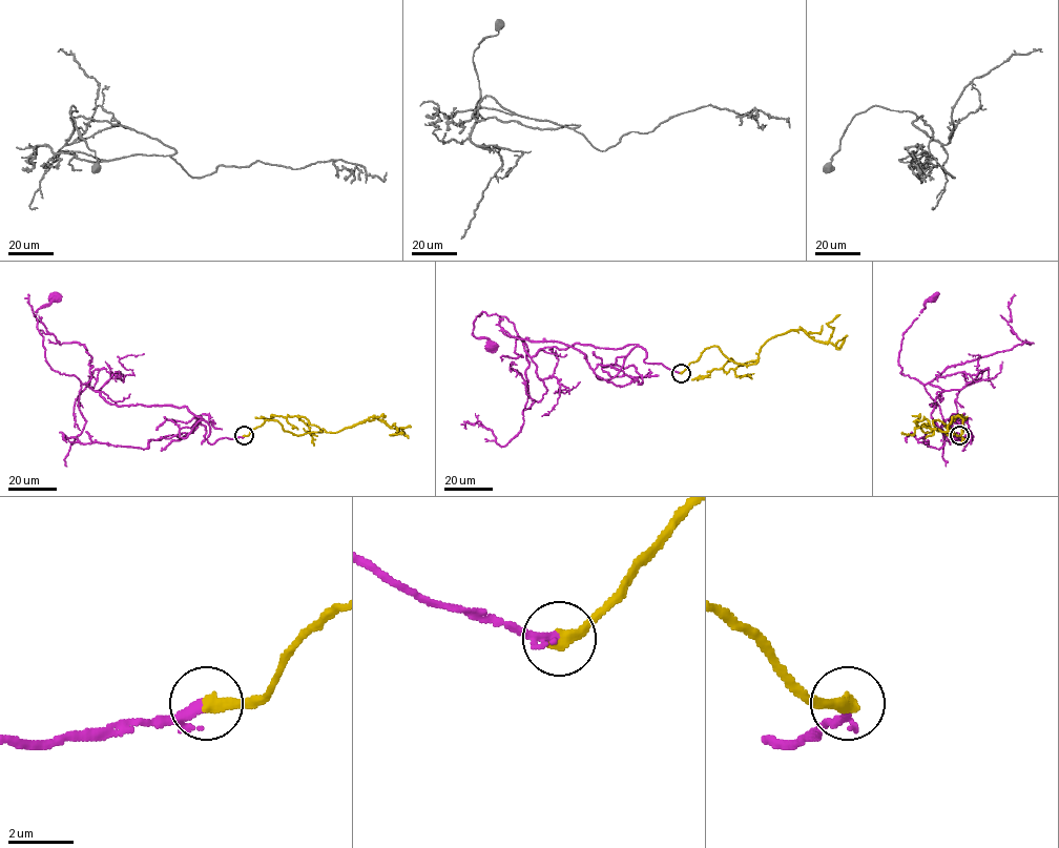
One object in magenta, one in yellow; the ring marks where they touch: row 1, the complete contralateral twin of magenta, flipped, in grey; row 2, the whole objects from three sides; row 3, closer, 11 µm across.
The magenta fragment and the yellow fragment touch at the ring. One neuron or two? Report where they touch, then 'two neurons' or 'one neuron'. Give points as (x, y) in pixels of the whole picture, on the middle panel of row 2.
(681, 373) | one neuron

